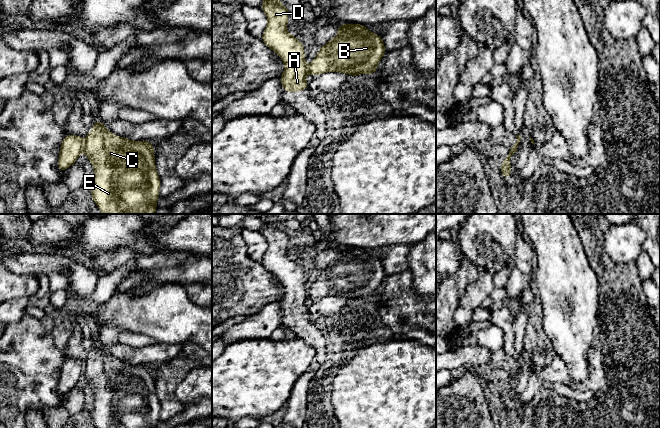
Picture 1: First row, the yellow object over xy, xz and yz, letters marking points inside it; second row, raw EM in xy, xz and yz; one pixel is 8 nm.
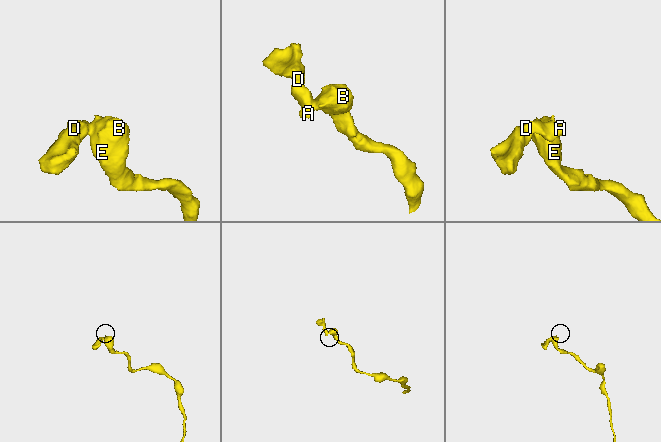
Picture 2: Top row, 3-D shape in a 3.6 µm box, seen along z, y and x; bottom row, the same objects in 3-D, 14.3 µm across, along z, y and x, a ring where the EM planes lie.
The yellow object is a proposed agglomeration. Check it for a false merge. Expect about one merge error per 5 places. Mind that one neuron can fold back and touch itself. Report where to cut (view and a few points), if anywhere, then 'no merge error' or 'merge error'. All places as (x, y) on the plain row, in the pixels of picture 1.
cut in xy along (84, 368), (82, 374); merge error

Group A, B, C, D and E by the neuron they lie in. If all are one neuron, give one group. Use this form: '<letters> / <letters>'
A D / B C E

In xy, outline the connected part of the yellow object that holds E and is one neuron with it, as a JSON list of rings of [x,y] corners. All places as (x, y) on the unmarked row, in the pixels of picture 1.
[[[94,344],[92,354],[85,359],[84,373],[88,385],[93,389],[94,400],[87,406],[95,428],[157,428],[160,421],[160,402],[156,395],[154,370],[149,365],[133,365],[108,355],[105,347]]]

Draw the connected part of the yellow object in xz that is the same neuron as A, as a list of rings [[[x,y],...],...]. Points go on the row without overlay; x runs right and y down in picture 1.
[[[269,215],[262,219],[264,226],[261,233],[267,240],[267,250],[262,258],[262,265],[283,285],[285,294],[280,300],[284,315],[300,316],[308,313],[305,288],[304,268],[293,258],[287,256],[289,232]]]

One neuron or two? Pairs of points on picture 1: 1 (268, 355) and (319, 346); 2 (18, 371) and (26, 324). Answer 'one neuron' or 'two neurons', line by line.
1: two neurons
2: one neuron

